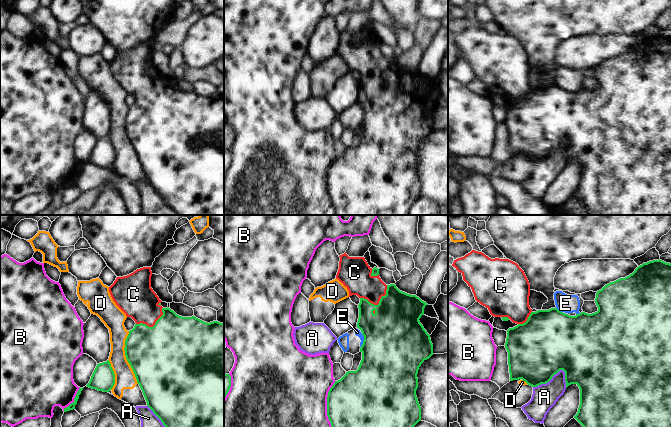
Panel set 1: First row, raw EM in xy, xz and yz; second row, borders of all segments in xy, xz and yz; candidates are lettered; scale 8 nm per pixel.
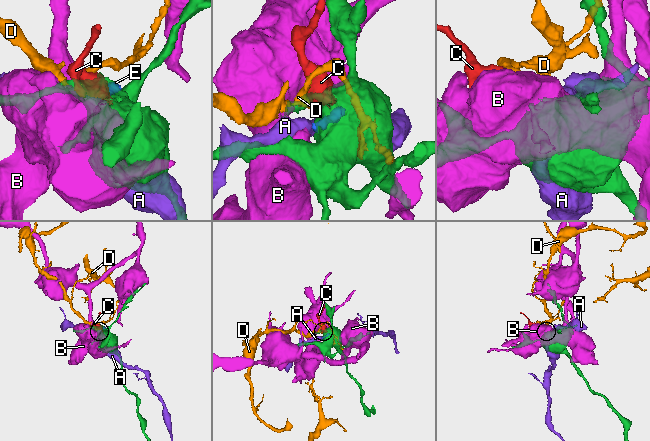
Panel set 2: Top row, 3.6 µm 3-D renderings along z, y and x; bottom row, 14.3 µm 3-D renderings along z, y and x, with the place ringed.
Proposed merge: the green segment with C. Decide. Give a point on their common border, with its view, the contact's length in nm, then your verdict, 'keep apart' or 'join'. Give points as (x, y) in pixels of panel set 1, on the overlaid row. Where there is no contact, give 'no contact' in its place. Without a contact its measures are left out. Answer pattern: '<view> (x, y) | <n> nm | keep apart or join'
xz (379, 303) | 240 nm | join

